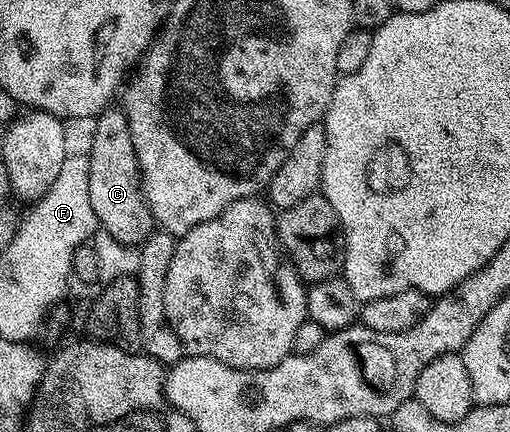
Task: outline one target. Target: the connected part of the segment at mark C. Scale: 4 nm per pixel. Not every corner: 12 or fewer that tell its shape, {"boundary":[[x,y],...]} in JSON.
{"boundary":[[125,111],[97,117],[88,198],[98,227],[140,246],[155,231]]}

